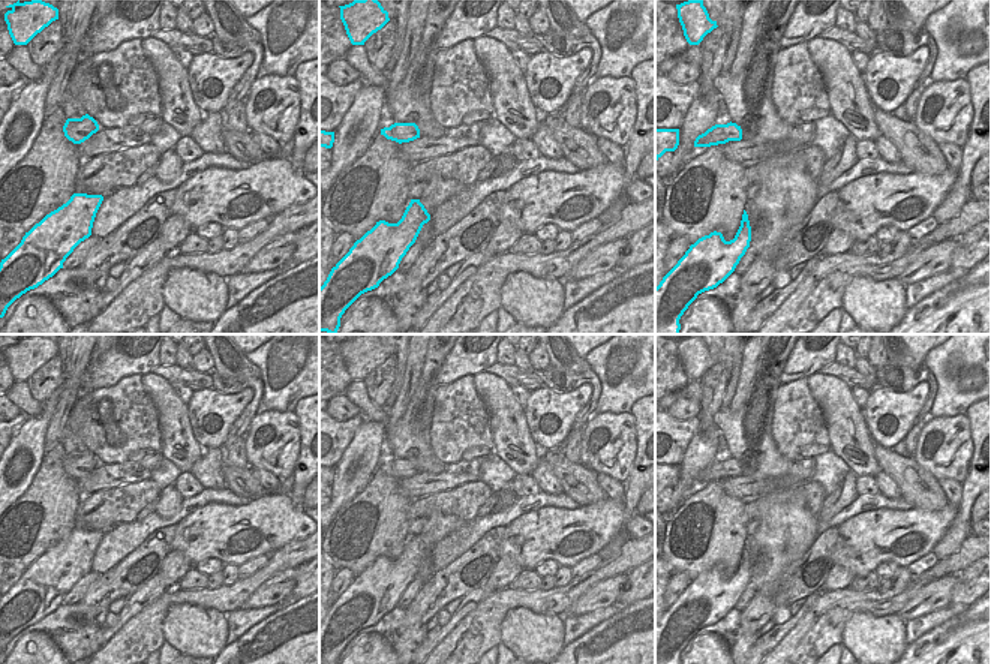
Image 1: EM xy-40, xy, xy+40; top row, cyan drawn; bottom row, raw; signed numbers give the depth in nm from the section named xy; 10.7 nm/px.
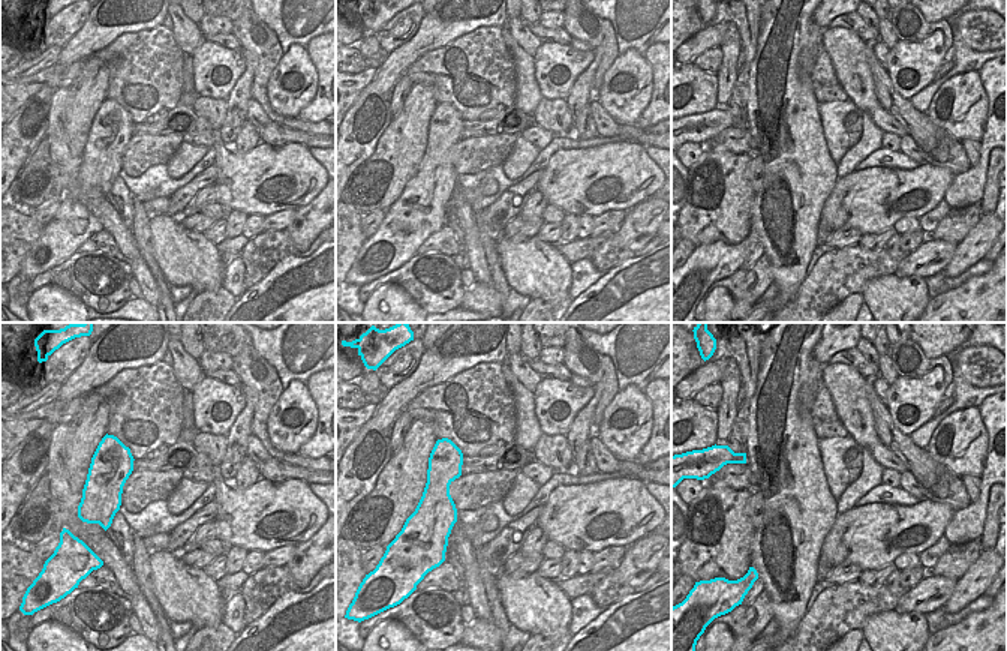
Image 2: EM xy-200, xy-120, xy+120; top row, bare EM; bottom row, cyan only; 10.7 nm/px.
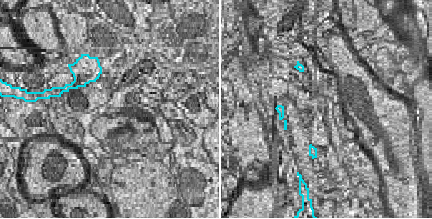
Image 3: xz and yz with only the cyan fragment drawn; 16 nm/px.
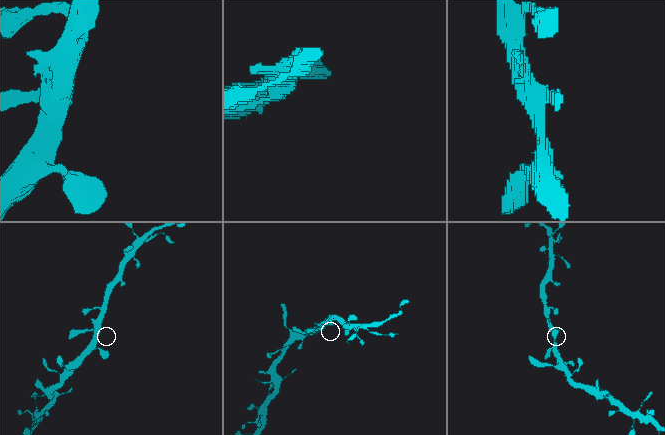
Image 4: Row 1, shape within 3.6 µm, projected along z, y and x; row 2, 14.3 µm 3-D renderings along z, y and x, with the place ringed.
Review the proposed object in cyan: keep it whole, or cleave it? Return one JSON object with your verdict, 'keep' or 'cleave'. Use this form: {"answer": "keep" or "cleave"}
{"answer": "keep"}

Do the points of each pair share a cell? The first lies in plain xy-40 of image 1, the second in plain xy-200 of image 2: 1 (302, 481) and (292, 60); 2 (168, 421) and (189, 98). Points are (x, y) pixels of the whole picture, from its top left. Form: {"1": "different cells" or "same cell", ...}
{"1": "different cells", "2": "same cell"}

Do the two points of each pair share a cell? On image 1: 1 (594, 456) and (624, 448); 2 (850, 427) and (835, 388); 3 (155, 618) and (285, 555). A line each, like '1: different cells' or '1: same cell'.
1: same cell
2: same cell
3: same cell

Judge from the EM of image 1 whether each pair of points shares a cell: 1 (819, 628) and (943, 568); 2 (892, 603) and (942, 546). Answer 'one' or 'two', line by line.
1: one
2: two

